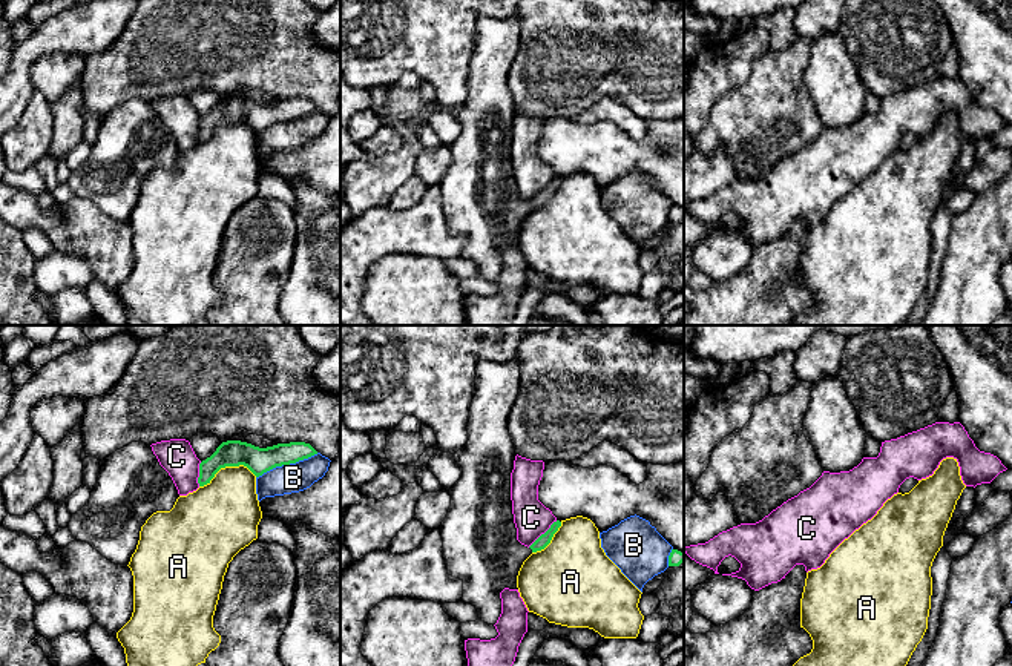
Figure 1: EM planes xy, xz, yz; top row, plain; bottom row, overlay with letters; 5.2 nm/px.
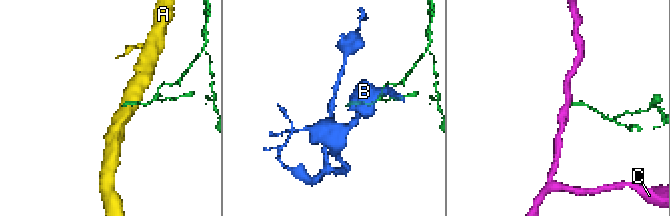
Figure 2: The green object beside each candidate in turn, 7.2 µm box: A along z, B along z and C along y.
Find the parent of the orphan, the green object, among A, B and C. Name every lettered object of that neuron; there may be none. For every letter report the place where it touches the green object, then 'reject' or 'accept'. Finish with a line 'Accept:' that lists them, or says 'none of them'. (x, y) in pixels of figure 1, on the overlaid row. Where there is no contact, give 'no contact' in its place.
A: xy (227, 465) | reject
B: xy (287, 464) | reject
C: xz (542, 534) | reject
Accept: none of them

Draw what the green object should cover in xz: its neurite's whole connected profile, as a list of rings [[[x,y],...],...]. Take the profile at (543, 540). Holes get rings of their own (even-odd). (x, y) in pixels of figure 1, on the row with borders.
[[[480,361],[475,374],[468,442],[454,453],[462,474],[449,490],[451,506],[439,529],[448,574],[463,582],[462,602],[477,609],[478,620],[495,625],[500,592],[518,589],[523,562],[550,543],[561,522],[529,548],[517,540],[511,500],[517,454],[508,417],[520,390],[520,361]]]

